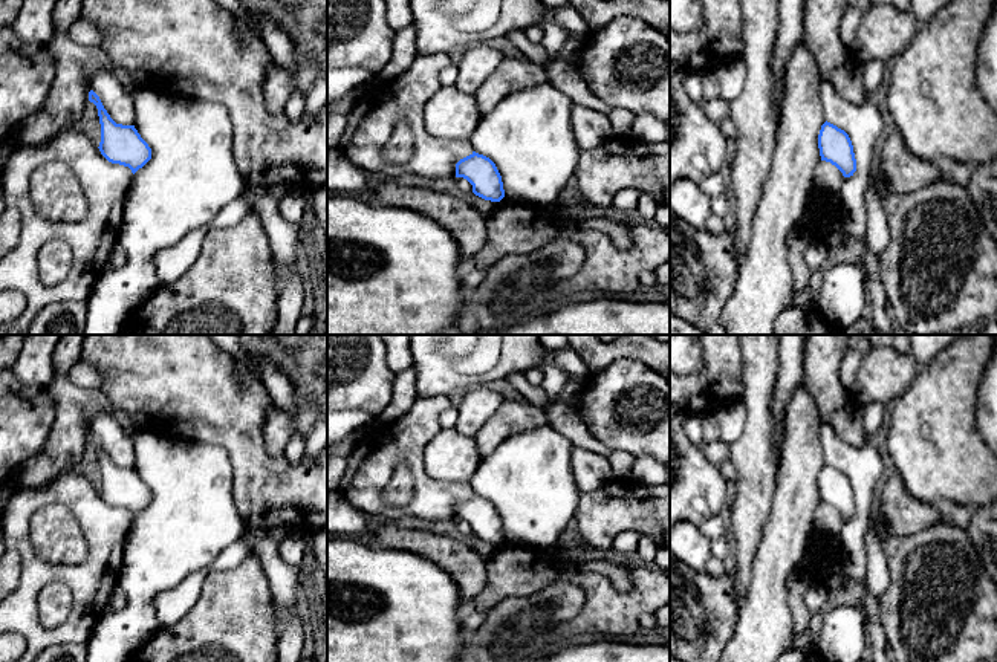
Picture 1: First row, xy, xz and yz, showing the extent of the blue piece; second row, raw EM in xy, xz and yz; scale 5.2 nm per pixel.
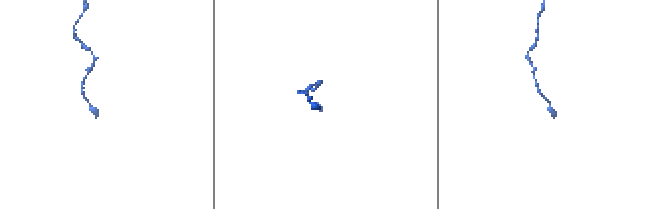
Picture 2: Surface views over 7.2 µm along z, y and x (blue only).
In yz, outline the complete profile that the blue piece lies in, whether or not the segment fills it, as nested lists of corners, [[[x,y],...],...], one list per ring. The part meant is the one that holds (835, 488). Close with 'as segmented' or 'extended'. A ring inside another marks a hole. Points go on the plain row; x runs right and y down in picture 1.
[[[830,465],[821,468],[818,477],[818,491],[821,503],[835,508],[844,520],[856,514],[856,501],[849,477]]] | as segmented

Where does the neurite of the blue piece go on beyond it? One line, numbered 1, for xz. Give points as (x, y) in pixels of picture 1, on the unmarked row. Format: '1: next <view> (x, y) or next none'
1: next none

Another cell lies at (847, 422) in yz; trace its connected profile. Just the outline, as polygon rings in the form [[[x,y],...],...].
[[[853,399],[830,417],[830,423],[835,427],[836,434],[855,448],[862,446],[869,437],[864,433],[862,422],[862,405]]]

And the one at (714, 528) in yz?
[[[716,515],[705,520],[699,527],[703,537],[708,538],[710,541],[717,538],[726,538],[728,535],[722,515]]]

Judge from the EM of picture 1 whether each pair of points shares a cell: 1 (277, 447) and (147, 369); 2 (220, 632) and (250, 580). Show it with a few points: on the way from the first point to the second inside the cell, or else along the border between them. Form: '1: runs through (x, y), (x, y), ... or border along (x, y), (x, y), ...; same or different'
1: border along (272, 404), (265, 422), (265, 447), (279, 456); different
2: runs through (233, 619), (234, 607), (242, 592); same

